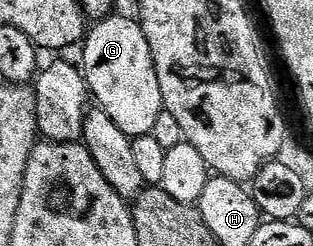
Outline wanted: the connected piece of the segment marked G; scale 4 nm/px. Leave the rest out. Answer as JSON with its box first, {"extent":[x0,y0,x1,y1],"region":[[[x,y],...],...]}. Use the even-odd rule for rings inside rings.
{"extent":[81,17,165,140],"region":[[[134,17],[100,18],[92,26],[95,27],[92,30],[90,27],[81,46],[81,69],[90,97],[99,101],[96,102],[98,109],[106,112],[109,120],[113,120],[121,132],[128,134],[132,140],[146,139],[157,124],[157,116],[161,116],[165,110],[157,68],[145,32]]]}

